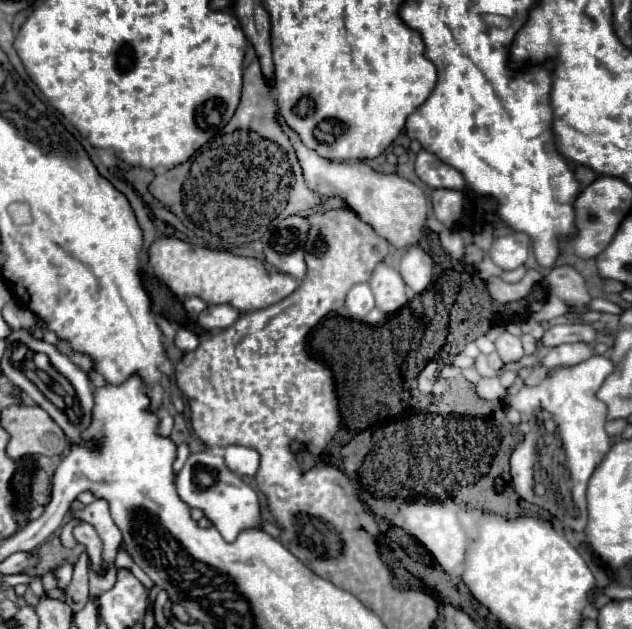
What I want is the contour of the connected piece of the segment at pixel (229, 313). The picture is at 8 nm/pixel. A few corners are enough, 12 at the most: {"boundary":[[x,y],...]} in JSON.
{"boundary":[[207,305],[195,319],[203,331],[227,329],[239,319],[231,305]]}

